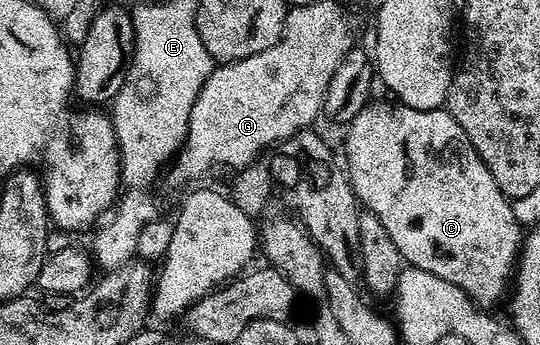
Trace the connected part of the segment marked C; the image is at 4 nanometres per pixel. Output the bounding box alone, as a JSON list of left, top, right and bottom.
[345,100,523,308]

